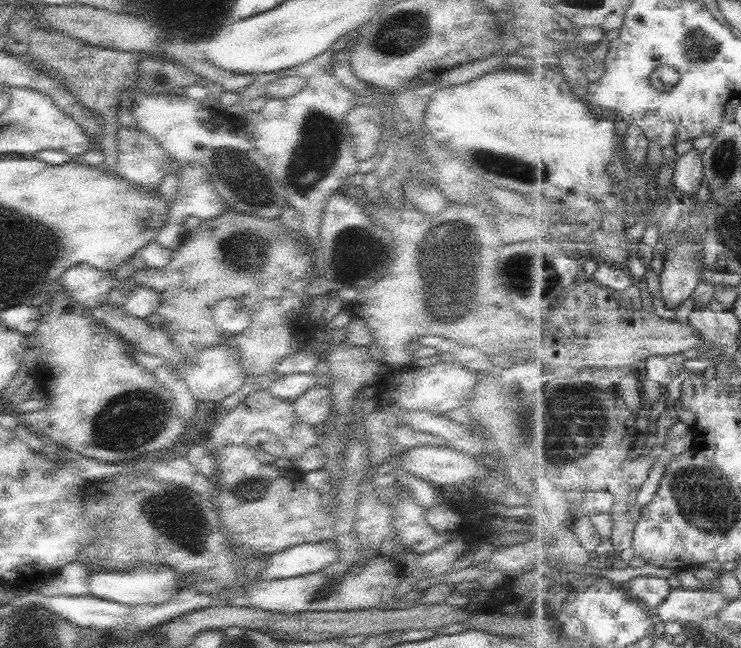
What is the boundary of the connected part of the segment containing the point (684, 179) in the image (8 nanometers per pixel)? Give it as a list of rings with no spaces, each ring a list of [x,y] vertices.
[[[691,149],[675,157],[676,165],[672,176],[672,185],[684,197],[695,195],[704,180],[704,163],[702,153]]]

